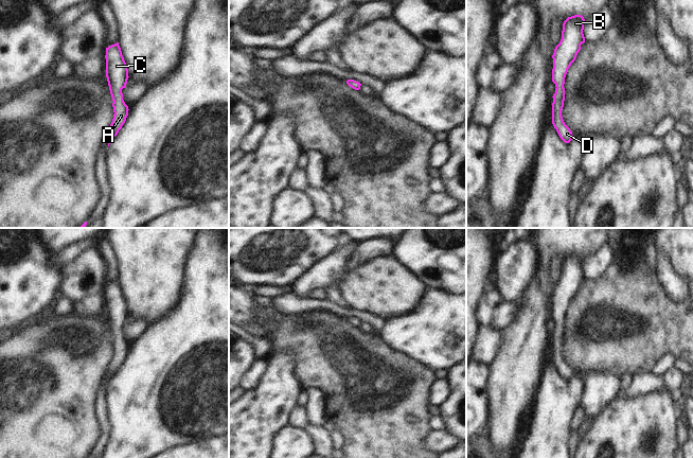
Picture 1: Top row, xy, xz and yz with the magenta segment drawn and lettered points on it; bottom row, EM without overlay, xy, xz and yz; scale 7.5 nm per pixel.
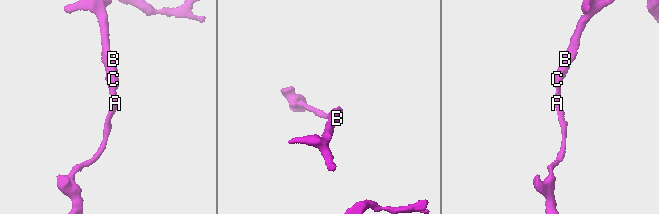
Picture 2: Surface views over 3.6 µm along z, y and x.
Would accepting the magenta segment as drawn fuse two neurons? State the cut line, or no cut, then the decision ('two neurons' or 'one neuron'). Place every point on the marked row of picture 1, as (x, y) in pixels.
no cut | one neuron

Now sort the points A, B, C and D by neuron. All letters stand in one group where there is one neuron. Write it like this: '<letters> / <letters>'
A B C D

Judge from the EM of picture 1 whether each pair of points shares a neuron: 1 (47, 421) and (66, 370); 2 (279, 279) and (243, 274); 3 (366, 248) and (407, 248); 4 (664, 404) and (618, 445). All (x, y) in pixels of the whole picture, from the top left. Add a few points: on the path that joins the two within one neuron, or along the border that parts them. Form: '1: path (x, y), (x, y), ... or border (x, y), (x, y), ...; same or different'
1: path (47, 408), (64, 383); same
2: path (270, 279), (266, 279), (258, 274), (251, 274); same
3: border (395, 241), (391, 253); different
4: path (653, 416), (629, 439); same

